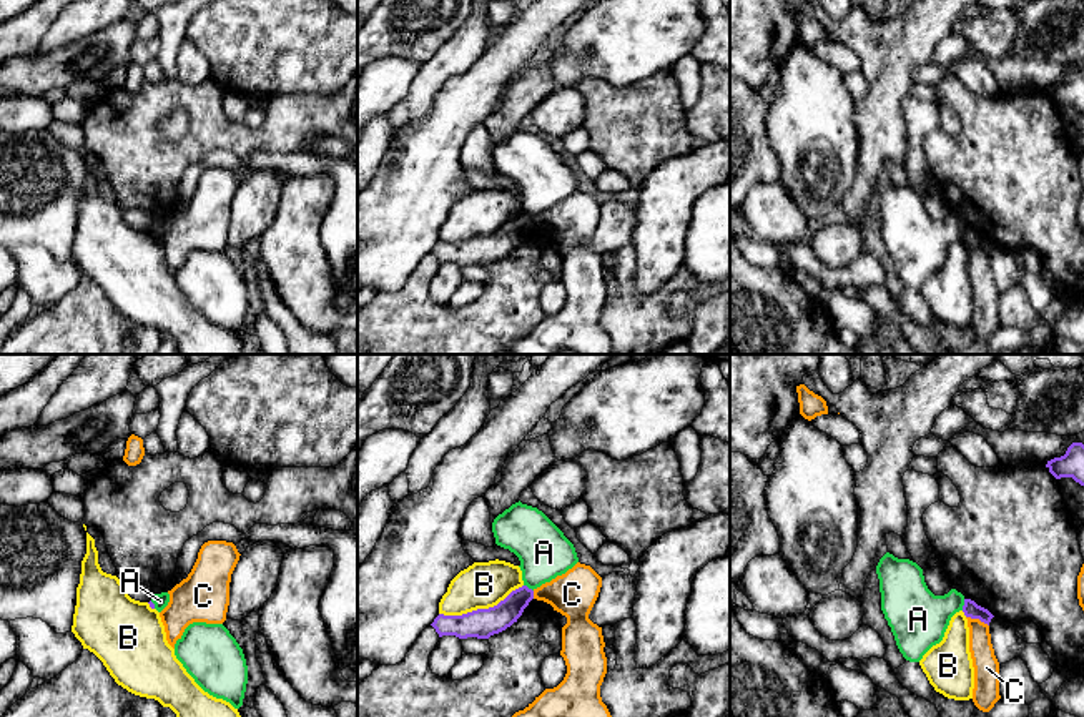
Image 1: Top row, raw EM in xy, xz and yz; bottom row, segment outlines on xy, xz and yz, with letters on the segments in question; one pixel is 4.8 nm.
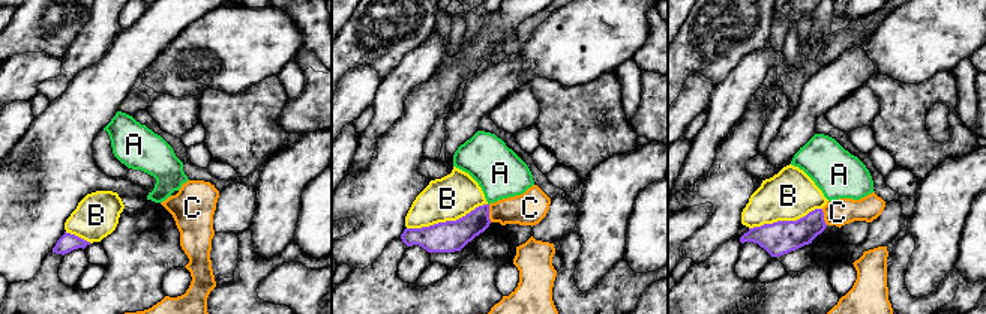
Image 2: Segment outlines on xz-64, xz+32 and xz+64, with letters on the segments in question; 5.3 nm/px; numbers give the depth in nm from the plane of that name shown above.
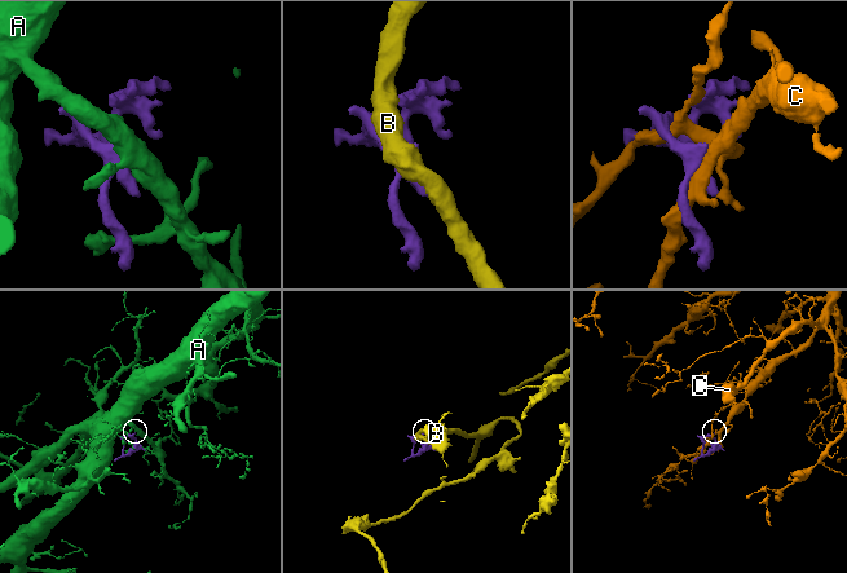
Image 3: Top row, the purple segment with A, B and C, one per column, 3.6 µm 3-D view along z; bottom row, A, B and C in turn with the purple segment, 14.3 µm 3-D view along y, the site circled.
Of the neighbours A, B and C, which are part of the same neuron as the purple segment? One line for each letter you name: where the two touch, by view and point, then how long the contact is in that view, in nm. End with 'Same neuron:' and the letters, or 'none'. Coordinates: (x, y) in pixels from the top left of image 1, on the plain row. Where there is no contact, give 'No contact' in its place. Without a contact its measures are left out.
Same neuron: none

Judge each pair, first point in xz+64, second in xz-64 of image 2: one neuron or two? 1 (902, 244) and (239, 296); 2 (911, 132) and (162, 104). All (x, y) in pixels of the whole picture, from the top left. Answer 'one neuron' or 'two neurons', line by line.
1: one neuron
2: one neuron

